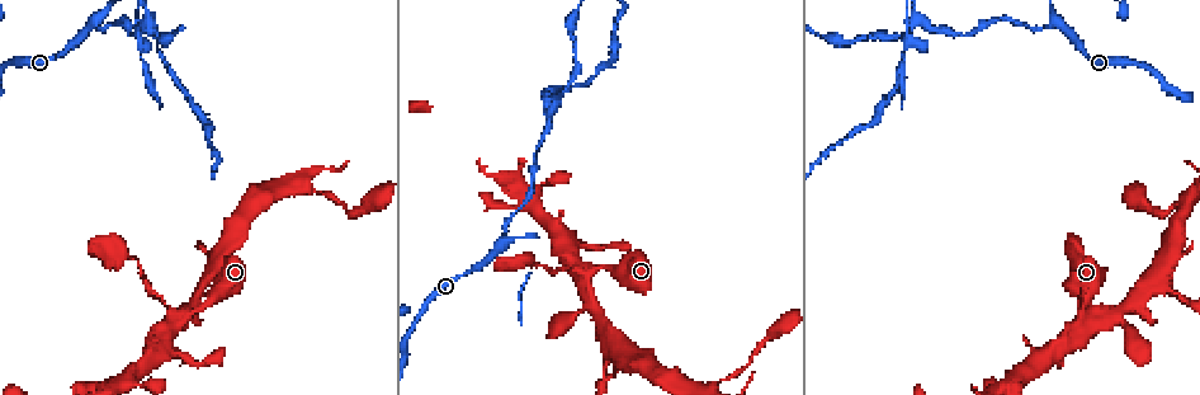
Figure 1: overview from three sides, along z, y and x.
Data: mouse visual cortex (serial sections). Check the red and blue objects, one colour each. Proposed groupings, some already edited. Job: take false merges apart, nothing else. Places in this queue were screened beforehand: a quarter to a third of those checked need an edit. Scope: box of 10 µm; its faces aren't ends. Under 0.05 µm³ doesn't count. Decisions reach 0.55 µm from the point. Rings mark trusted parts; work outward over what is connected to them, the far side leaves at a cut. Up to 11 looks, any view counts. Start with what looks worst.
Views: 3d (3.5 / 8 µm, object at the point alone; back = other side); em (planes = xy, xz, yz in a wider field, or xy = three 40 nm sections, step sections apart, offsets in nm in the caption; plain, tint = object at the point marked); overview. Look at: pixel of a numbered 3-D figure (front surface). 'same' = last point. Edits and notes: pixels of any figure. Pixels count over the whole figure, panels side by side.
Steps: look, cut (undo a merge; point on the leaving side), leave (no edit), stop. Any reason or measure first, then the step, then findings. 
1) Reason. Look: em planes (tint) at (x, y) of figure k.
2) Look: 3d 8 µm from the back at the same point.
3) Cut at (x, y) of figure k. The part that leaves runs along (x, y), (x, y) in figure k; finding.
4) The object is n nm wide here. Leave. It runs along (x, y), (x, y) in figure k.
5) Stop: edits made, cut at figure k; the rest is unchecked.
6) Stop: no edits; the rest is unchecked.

Three arms meet. Look: 3d 3.5 µm at (1054, 22) of figure 1.

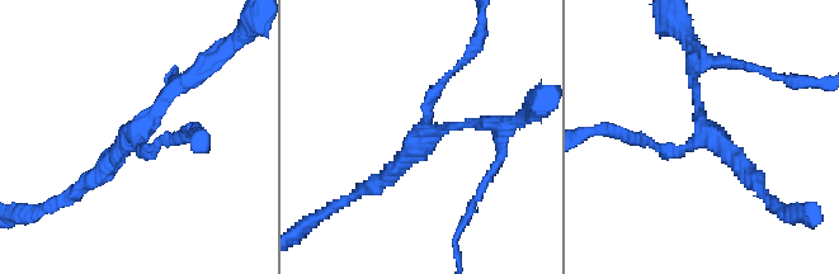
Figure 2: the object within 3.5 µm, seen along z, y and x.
3 arms meet here; the arms are 150, 150, 250 nm wide. Look: em planes (tint) at (135, 135) of figure 2.

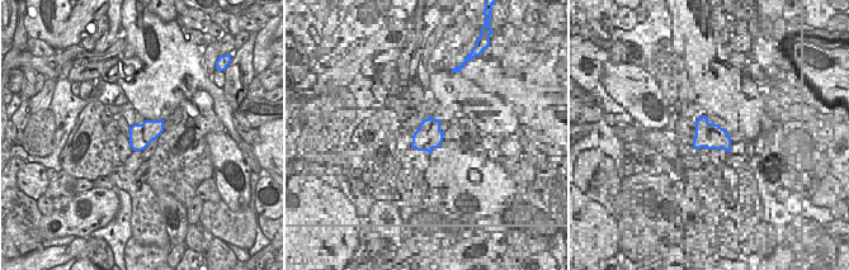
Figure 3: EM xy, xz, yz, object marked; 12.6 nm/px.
Leave. Continuous, no second cell.

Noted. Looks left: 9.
Looks like a crossing. Look: 3d 3.5 µm at (147, 20) of figure 1.

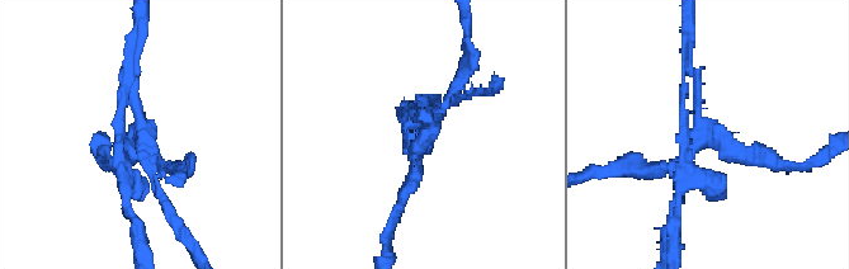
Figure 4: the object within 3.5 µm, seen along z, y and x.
Look: em planes (tint) at (705, 135) of figure 4.

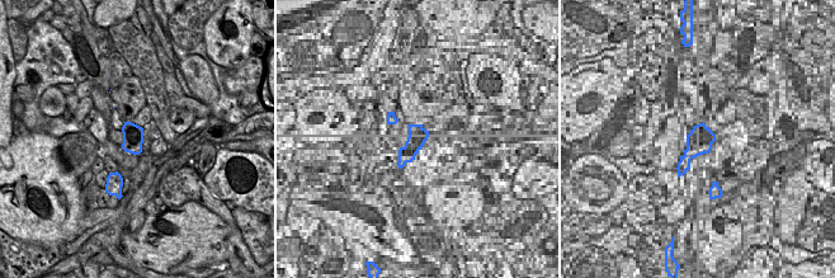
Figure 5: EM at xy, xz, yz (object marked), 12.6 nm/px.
The object is 260 nm wide here. Cut at (706, 188) of figure 4. The part that leaves runs along (693, 147), (664, 230), (664, 253) in figure 4; two cells meet here.

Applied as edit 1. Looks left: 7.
Look: overview.

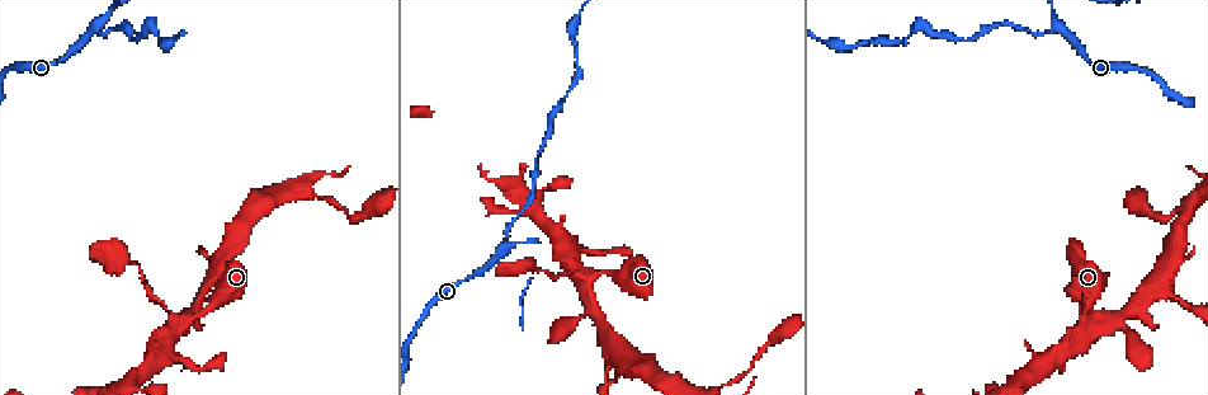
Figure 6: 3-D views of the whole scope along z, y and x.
Look: 3d 3.5 µm at (185, 318) of figure 6.

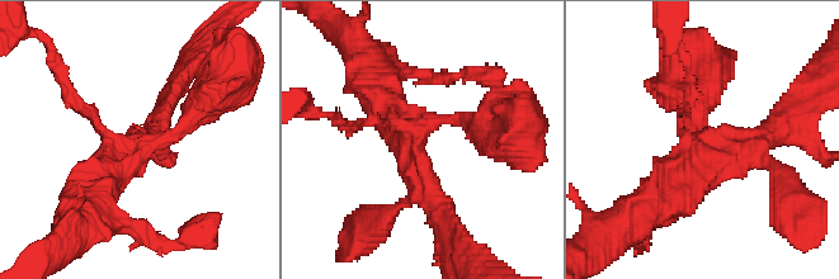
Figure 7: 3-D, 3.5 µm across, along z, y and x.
4 arms meet here; the arms are 100, 300, 300, 400 nm wide; need the tissue. Look: em xy step 2 (tint) at (419, 130) of figure 7.

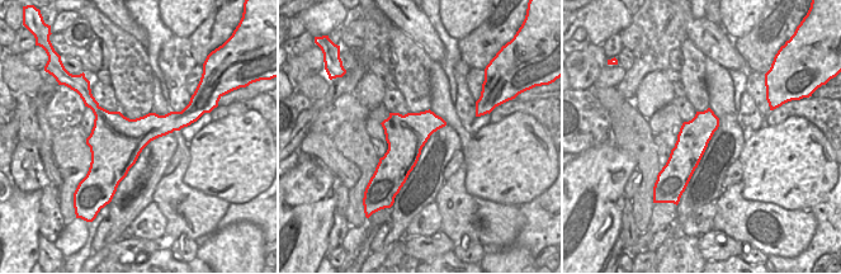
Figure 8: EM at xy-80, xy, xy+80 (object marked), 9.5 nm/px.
Look: em xy step 3 (tint) at the same point.

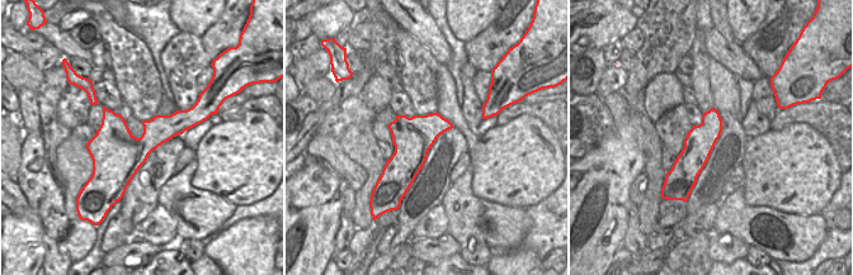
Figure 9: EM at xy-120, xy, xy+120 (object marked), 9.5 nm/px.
Leave. It runs along (714, 112), (688, 165), (688, 183) in figure 9; one cell here.

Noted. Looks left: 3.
Calibre changes. Look: 3d 3.5 µm at (531, 270) of figure 6.

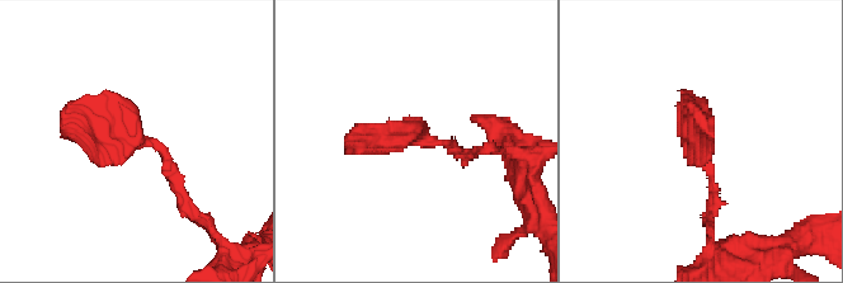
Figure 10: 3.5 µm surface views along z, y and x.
Look: em xy step 2 (tint) at (697, 140) of figure 10.

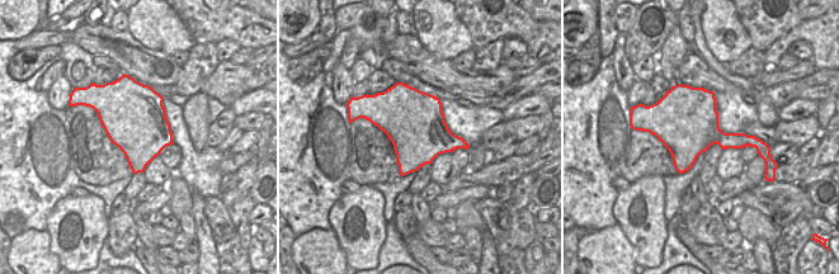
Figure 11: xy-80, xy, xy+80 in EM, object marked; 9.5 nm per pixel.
Leave. It runs along (187, 198), (151, 144), (62, 127) in figure 10; continuous, no second cell.

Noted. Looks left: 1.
Stop: edits made, cut at figure 4; the rest is unchecked.

